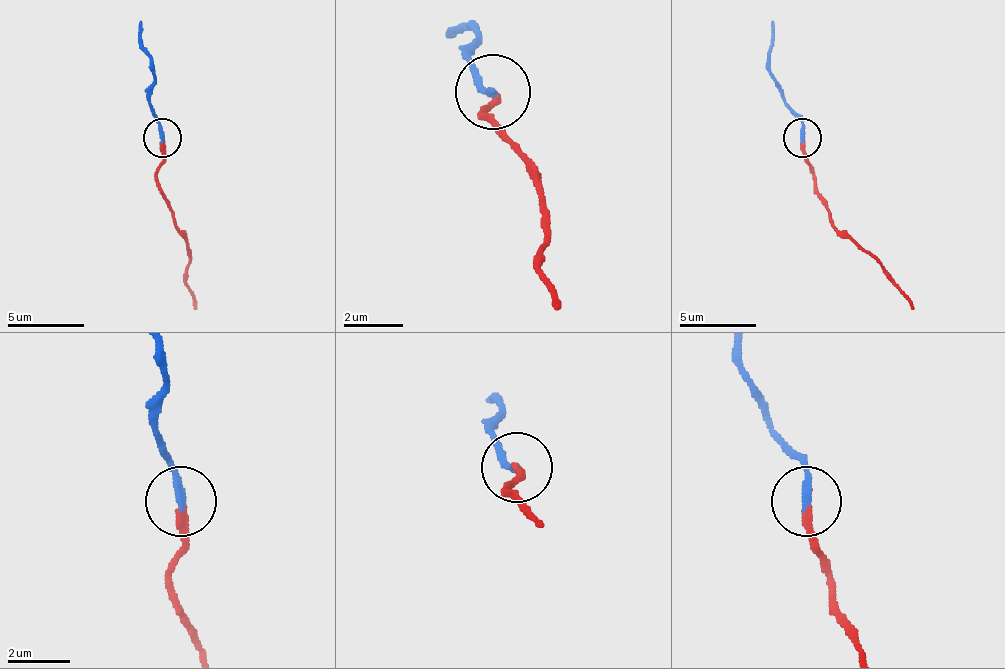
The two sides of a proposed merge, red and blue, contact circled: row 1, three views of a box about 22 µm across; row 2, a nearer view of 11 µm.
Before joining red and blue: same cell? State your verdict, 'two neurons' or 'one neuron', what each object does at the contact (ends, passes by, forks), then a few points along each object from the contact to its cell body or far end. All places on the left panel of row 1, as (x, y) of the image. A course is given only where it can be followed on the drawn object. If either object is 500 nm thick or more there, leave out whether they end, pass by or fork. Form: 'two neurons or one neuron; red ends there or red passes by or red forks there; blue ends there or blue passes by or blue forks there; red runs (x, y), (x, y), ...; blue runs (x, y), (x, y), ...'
one neuron; red ends there; blue ends there; red runs (163, 139), (159, 192), (182, 231), (190, 258), (186, 288), (197, 308); blue runs (163, 139), (151, 100), (151, 69), (140, 20)

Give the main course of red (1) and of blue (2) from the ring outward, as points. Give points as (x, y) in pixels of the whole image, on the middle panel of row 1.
1: (494, 93), (487, 116), (532, 168), (547, 228), (539, 273), (561, 310)
2: (494, 93), (487, 93), (472, 56), (472, 26), (449, 34)

